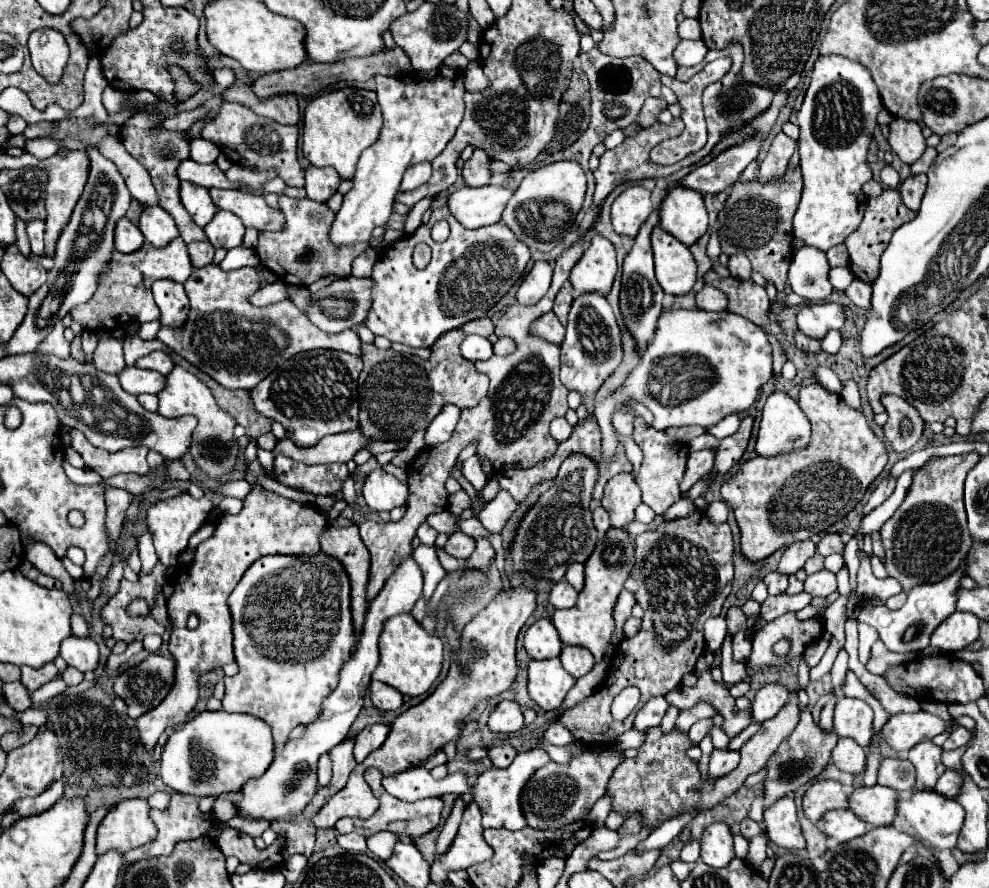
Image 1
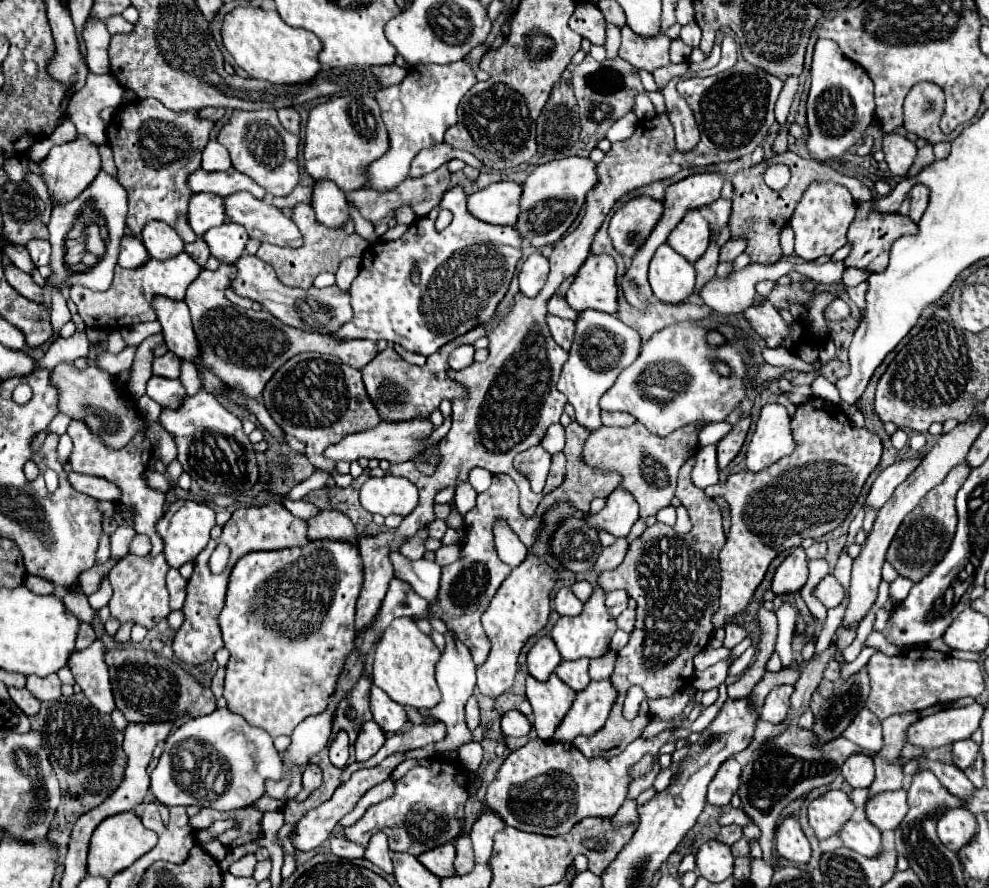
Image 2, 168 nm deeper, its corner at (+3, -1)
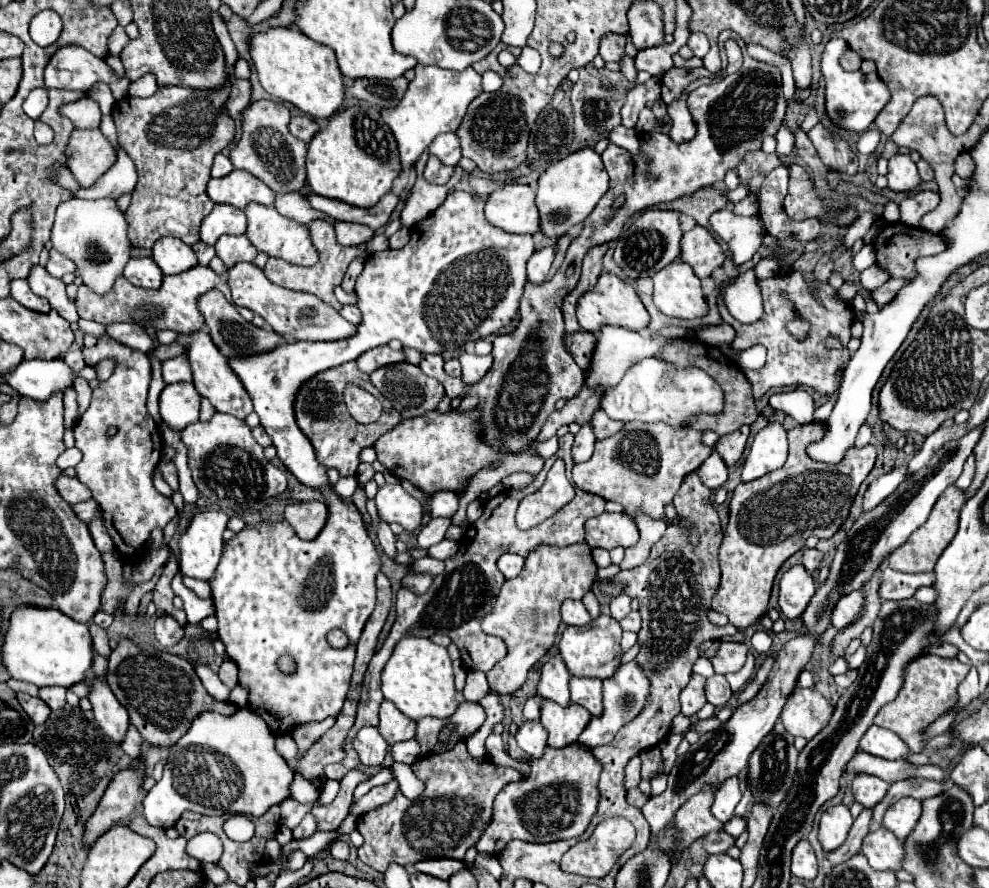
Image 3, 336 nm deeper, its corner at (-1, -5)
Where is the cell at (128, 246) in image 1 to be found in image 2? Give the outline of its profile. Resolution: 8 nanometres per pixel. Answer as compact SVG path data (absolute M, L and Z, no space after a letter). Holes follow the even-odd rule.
M132 234L122 236L120 256L118 256L118 264L122 268L138 268L142 266L142 262L146 262L146 258L148 258L148 252L138 236L132 236Z

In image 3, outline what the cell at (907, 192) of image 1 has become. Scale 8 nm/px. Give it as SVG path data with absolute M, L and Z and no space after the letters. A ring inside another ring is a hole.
M924 190L924 192L918 192L916 196L912 198L906 198L902 204L900 204L900 222L904 226L910 226L910 228L916 228L920 218L928 212L932 212L936 206L940 204L940 196L936 192L930 192L930 190Z

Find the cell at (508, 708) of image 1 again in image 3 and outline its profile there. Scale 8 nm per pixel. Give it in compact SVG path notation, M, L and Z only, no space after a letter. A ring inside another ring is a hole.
M524 722L518 732L516 732L516 742L518 746L530 756L530 758L542 758L544 748L546 748L546 740L548 734L544 730L544 726L540 726L538 722Z

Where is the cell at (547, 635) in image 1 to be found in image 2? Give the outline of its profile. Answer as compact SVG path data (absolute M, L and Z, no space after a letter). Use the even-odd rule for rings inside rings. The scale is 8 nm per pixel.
M548 636L538 638L530 652L528 652L528 672L538 678L538 680L546 680L554 668L562 662L562 656L558 654L558 648L554 646L554 640Z

